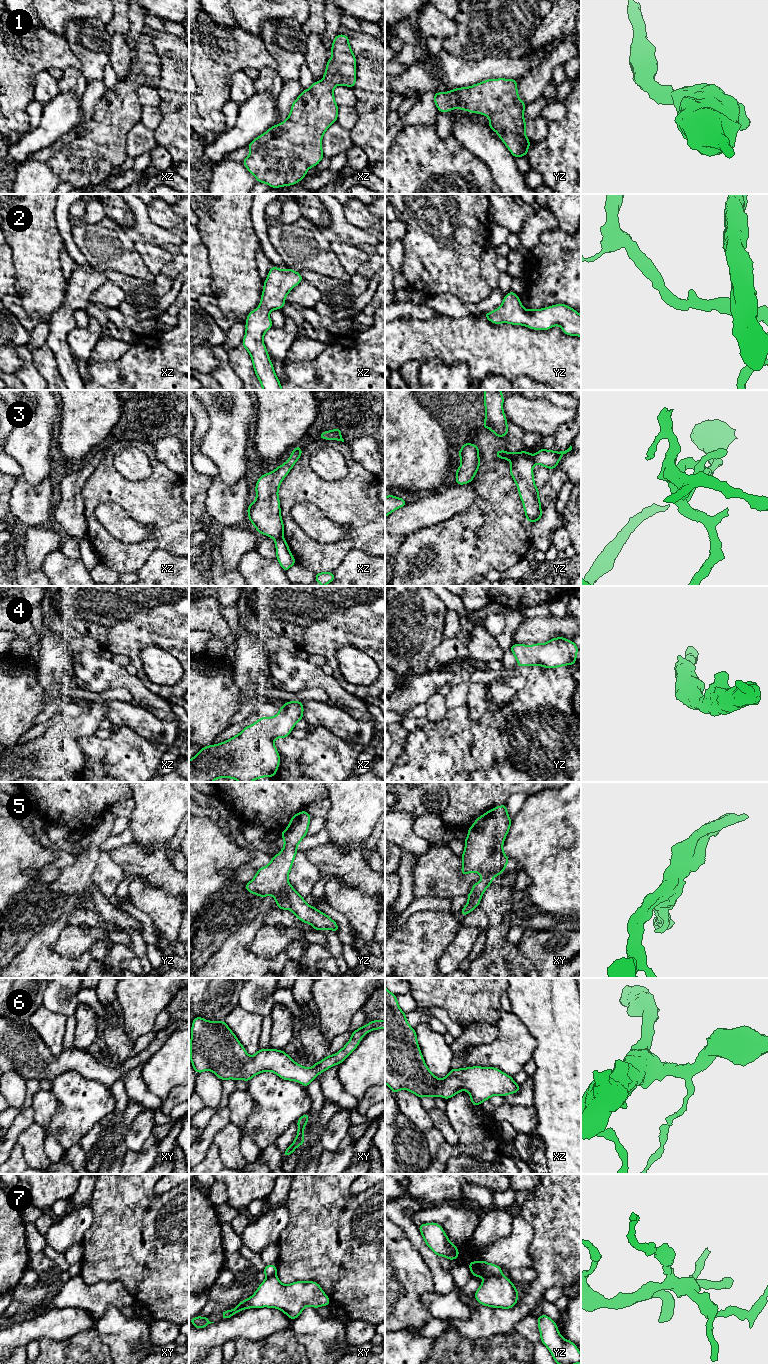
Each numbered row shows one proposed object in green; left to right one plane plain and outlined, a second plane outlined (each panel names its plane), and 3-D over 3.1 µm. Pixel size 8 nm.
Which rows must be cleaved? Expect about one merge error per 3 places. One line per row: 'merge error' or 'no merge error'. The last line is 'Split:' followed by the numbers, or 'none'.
1: no merge error
2: no merge error
3: merge error
4: no merge error
5: no merge error
6: no merge error
7: merge error
Split: 3, 7

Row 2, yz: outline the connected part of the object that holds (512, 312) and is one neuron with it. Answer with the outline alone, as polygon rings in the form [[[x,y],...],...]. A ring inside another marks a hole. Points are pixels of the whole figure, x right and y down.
[[[512,290],[504,296],[498,309],[483,314],[493,324],[505,322],[544,331],[558,325],[566,335],[581,337],[581,315],[576,310],[565,304],[526,310]]]

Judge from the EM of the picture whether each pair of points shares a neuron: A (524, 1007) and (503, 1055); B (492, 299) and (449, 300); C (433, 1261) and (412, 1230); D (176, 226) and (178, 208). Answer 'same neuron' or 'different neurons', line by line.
A: different neurons
B: same neuron
C: same neuron
D: different neurons

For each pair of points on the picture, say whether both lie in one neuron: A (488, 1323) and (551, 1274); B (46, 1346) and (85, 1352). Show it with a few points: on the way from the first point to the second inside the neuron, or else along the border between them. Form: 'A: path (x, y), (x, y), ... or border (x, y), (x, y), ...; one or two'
A: path (504, 1320), (511, 1317), (535, 1290); one
B: path (56, 1352), (75, 1352); one

